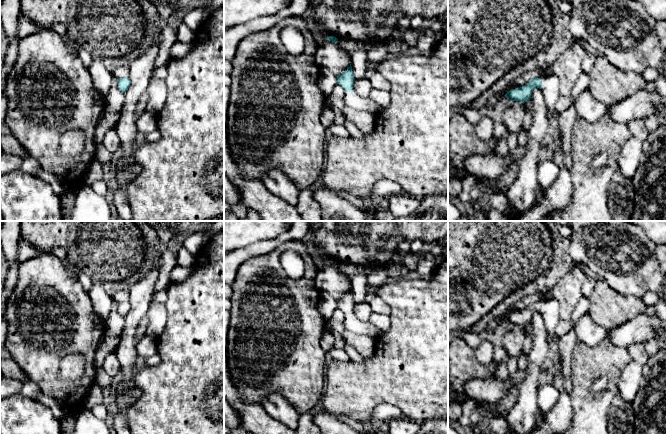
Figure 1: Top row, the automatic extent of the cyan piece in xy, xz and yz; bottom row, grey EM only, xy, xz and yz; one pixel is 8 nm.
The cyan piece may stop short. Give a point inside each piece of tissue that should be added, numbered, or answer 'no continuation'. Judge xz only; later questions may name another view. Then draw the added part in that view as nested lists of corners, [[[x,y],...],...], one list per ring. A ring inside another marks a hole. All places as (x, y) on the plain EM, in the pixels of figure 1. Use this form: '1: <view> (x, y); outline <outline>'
1: xz (352, 324); outline [[[354,315],[353,316],[346,316],[344,320],[345,330],[369,336],[373,339],[380,338],[385,331],[383,329],[380,329],[373,324],[368,322],[362,322],[359,319],[357,319]]]

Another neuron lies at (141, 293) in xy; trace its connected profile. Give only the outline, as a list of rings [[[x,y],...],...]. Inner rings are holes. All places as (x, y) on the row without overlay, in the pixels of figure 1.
[[[152,266],[150,271],[130,289],[128,314],[125,316],[125,327],[115,354],[120,362],[121,371],[118,379],[119,390],[124,391],[124,398],[135,386],[133,376],[136,370],[135,361],[138,357],[135,339],[136,331],[143,317],[147,315],[154,295],[154,287],[159,276],[159,266]]]

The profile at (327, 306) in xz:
[[[328,294],[322,295],[318,309],[322,317],[328,321],[332,318],[334,311],[337,309],[337,300]]]

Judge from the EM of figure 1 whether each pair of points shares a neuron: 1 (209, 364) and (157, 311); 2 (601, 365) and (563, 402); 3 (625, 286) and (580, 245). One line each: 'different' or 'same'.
1: different
2: different
3: same

